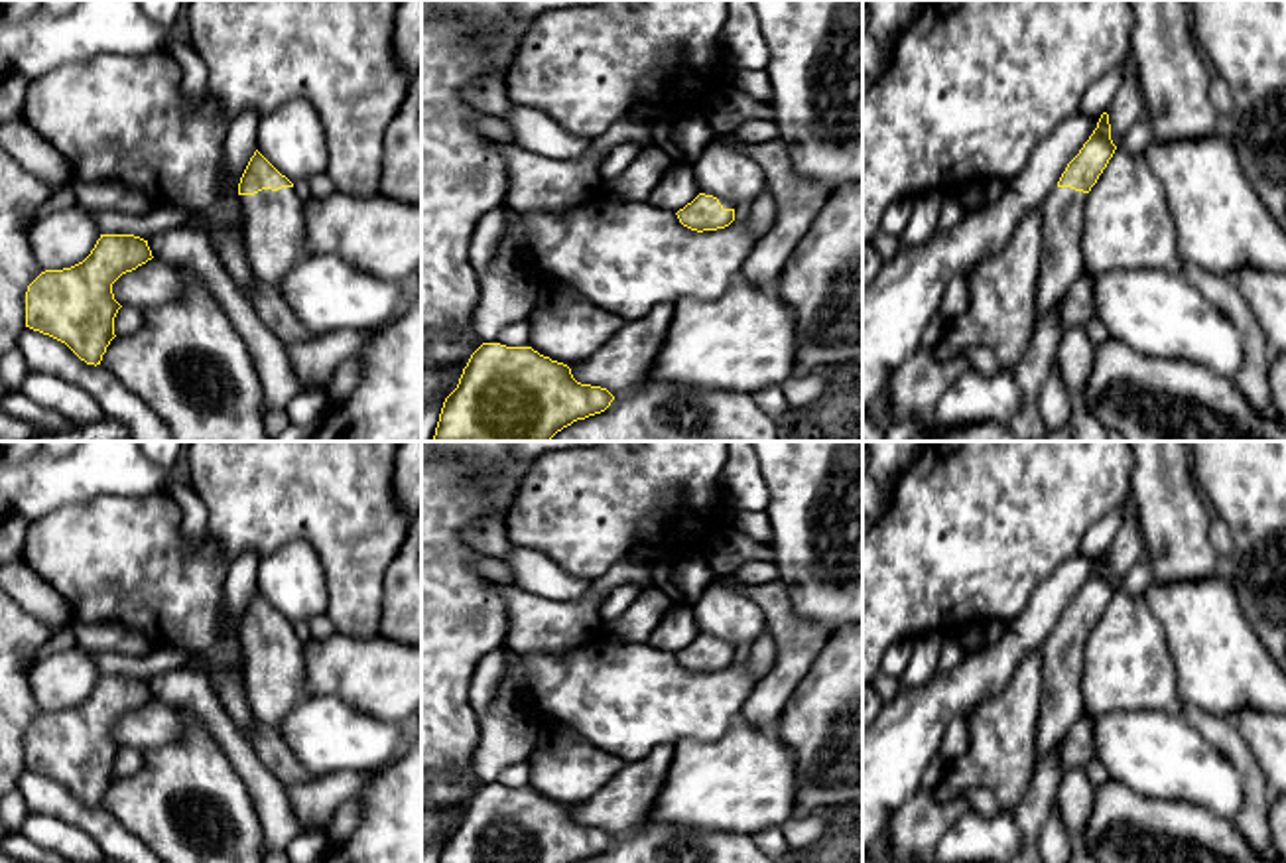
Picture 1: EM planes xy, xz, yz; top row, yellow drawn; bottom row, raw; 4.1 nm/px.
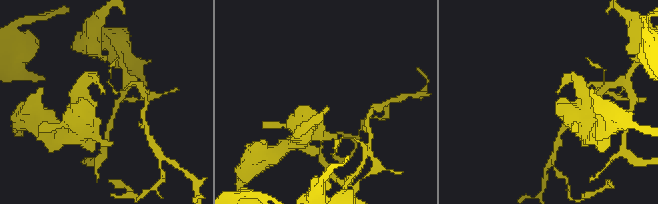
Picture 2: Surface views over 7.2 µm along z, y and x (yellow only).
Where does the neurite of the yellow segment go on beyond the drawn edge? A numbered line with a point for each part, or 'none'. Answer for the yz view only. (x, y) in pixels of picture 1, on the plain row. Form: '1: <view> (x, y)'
1: yz (1062, 657)

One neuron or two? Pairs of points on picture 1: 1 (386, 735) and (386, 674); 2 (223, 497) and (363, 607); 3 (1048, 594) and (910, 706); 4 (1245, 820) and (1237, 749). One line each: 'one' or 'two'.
1: two
2: one
3: one
4: one

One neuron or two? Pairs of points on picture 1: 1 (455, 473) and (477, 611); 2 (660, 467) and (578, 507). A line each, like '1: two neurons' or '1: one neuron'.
1: one neuron
2: one neuron

